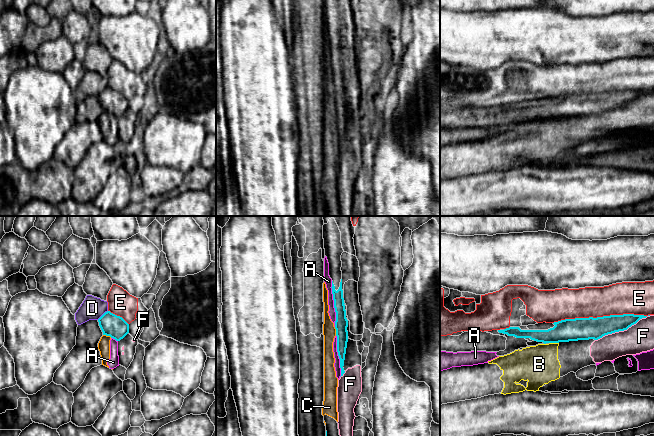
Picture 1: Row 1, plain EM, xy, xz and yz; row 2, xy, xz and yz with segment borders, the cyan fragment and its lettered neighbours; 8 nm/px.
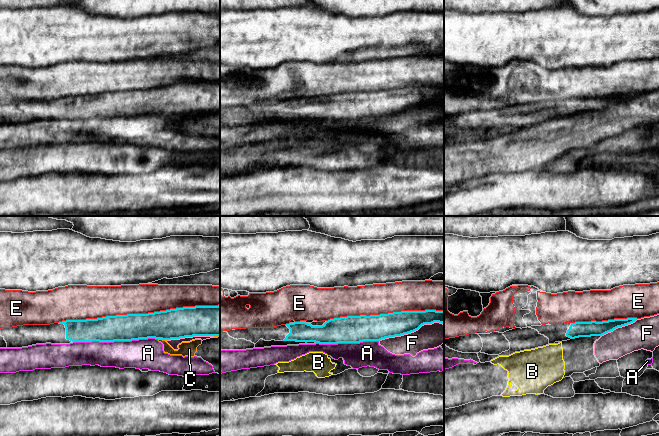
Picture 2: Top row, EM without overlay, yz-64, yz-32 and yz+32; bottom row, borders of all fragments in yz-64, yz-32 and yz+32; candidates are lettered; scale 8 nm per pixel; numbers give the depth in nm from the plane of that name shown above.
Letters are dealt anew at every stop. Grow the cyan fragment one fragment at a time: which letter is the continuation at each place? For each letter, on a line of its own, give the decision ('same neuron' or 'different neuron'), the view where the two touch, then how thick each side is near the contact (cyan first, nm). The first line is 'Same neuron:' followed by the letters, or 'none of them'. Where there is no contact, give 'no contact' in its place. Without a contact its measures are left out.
Same neuron: none of them
A: different neuron; meets cyan in xz; 110 nm thick on the cyan side, 60 nm on the other
B: different neuron; meets cyan in yz; 180 nm thick on the cyan side, 320 nm on the other
C: different neuron; meets cyan in xz; 110 nm thick on the cyan side, 110 nm on the other
D: different neuron; meets cyan in xy; 180 nm thick on the cyan side, 190 nm on the other
E: different neuron; meets cyan in yz; 180 nm thick on the cyan side, 260 nm on the other
F: different neuron; meets cyan in yz; 180 nm thick on the cyan side, 240 nm on the other

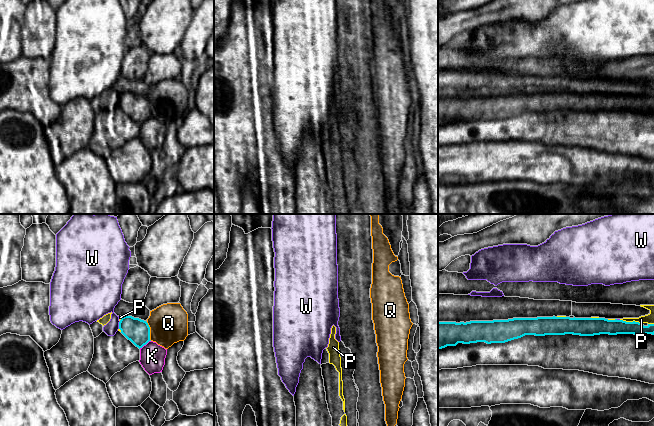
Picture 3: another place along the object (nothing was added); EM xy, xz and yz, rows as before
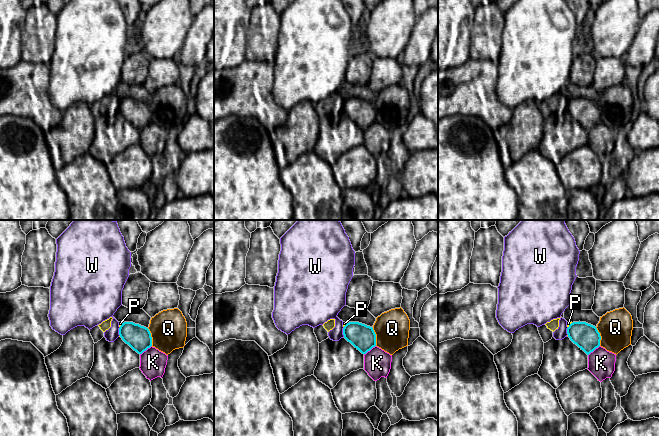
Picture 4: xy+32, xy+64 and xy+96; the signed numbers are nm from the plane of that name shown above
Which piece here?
Same neuron: none of them
K: different neuron; meets cyan in xy; 190 nm thick on the cyan side, 200 nm on the other
P: different neuron; meets cyan in yz; 130 nm thick on the cyan side, 70 nm on the other
Q: different neuron; meets cyan in xy; 190 nm thick on the cyan side, 320 nm on the other
W: different neuron; meets cyan in xy; 190 nm thick on the cyan side, 240 nm on the other

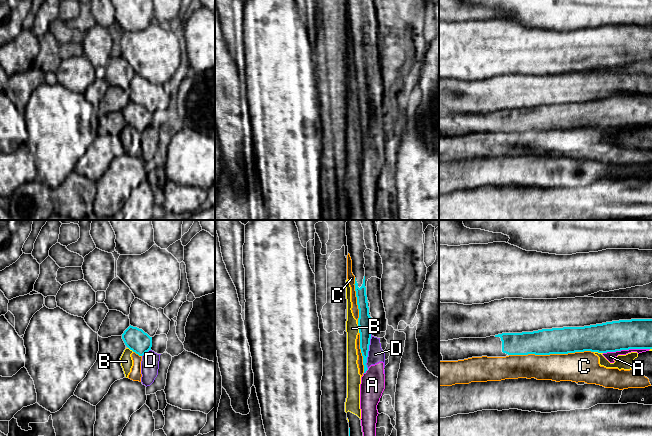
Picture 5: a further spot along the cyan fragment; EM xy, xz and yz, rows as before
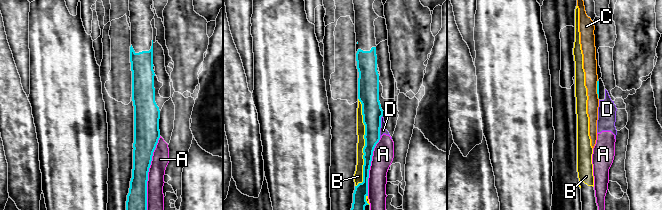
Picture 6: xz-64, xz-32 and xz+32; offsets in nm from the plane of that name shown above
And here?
Same neuron: none of them
A: different neuron; meets cyan in yz; 240 nm thick on the cyan side, 70 nm on the other
B: different neuron; meets cyan in xz; 110 nm thick on the cyan side, 110 nm on the other
C: different neuron; meets cyan in yz; 220 nm thick on the cyan side, 240 nm on the other
D: different neuron; meets cyan in xz; 110 nm thick on the cyan side, 130 nm on the other

